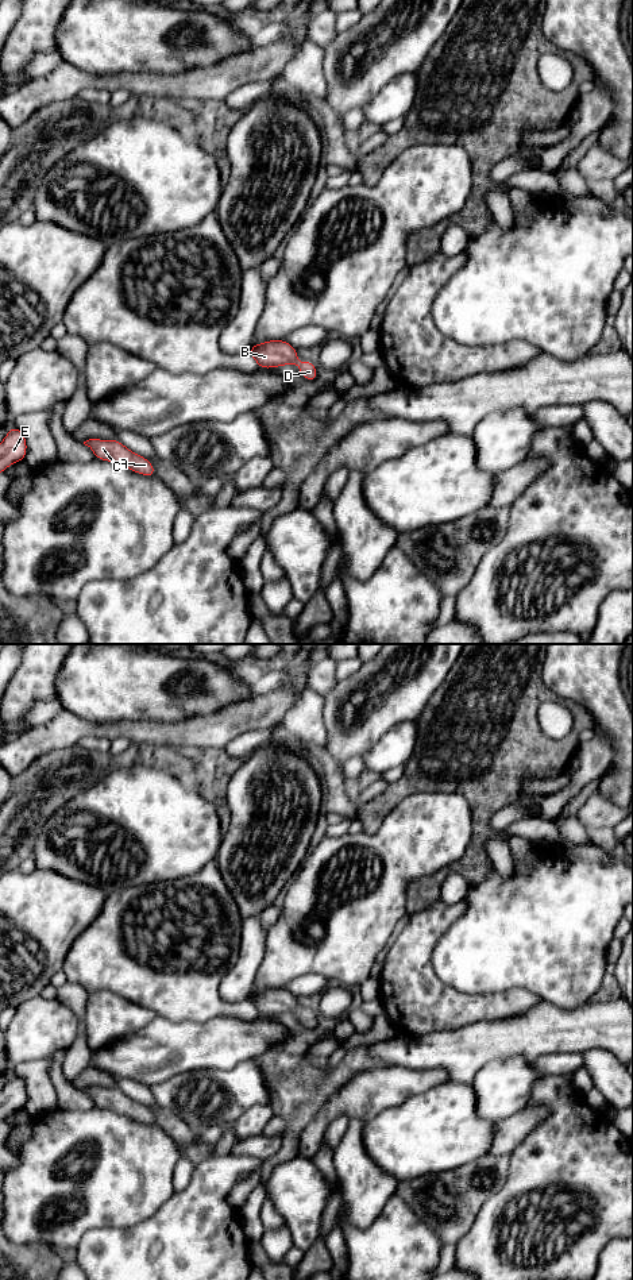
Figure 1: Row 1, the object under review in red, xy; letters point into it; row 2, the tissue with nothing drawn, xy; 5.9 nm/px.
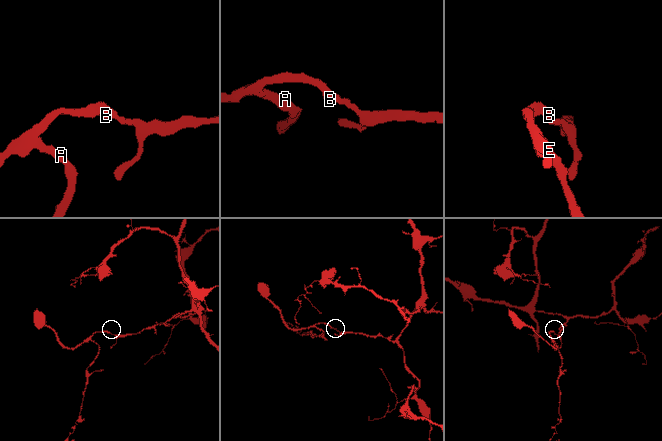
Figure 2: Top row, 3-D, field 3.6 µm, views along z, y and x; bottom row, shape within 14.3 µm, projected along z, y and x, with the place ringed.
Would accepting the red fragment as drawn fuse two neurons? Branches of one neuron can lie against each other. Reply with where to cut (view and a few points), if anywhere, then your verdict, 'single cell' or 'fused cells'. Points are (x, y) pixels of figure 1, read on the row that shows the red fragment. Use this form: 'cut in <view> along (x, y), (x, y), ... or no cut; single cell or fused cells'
no cut; single cell

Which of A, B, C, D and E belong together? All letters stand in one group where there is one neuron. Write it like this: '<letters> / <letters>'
A B C D E

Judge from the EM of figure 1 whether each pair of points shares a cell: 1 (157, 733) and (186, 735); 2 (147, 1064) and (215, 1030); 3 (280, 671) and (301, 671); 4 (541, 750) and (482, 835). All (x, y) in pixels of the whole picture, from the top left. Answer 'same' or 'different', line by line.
1: same
2: same
3: different
4: same

